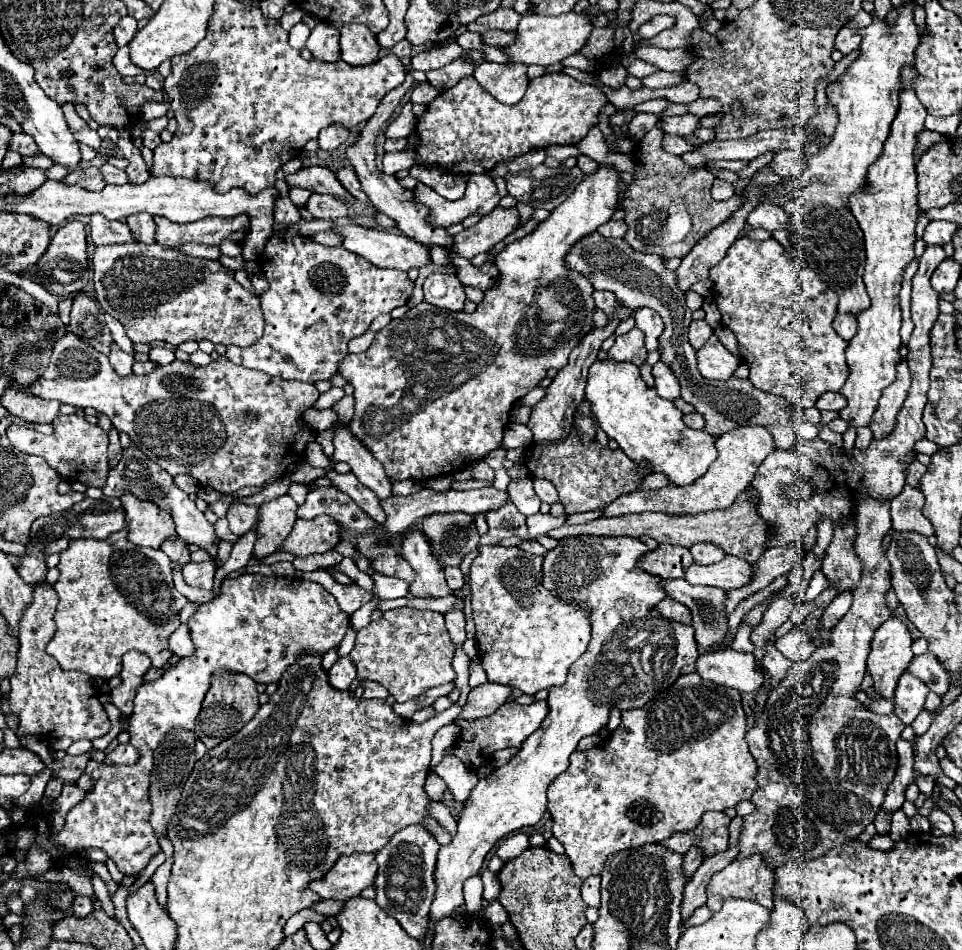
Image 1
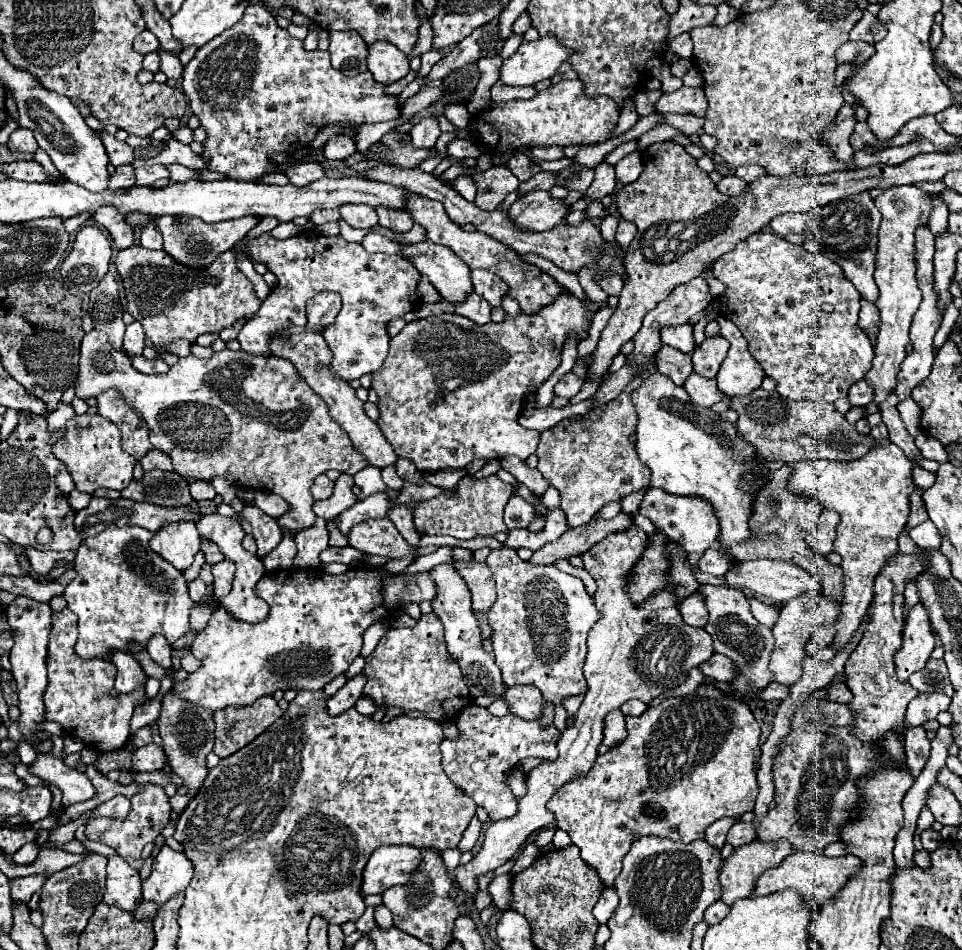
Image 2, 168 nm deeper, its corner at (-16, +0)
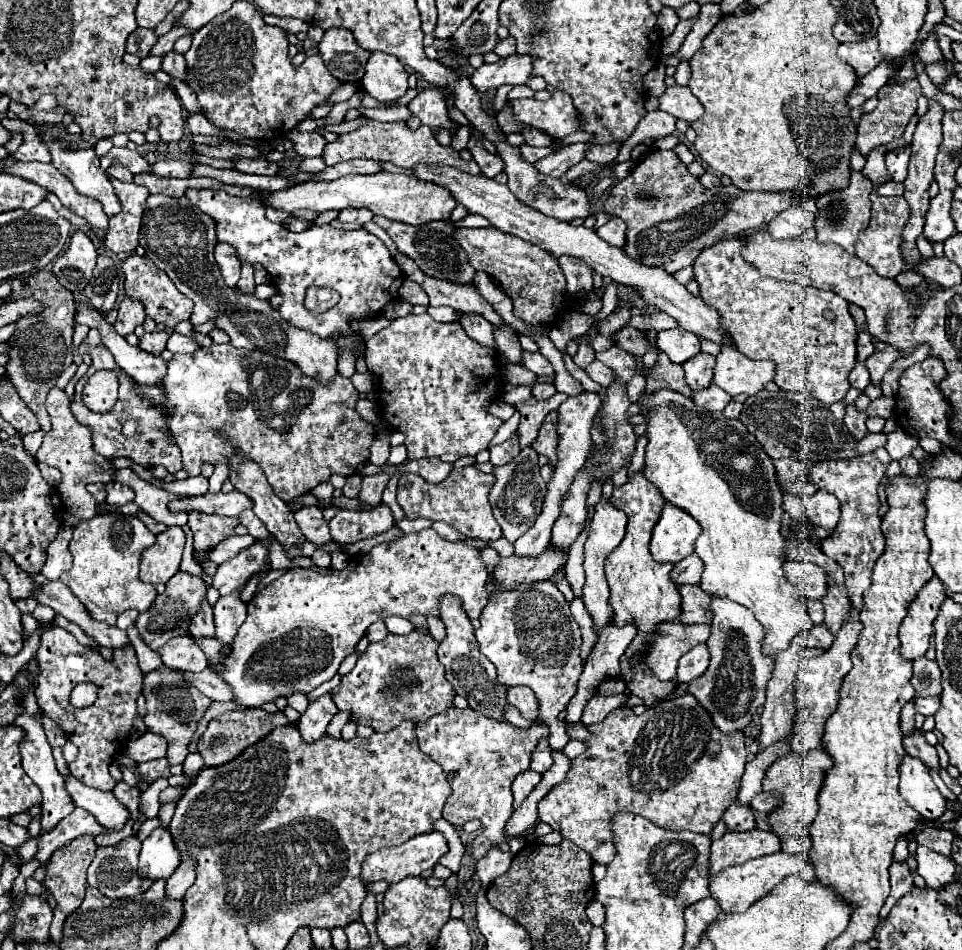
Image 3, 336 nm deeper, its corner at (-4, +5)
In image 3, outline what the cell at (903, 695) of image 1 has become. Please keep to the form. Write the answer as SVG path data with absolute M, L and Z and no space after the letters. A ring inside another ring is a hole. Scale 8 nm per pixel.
M940 696L916 698L916 700L914 700L914 708L916 708L918 714L922 714L922 716L930 716L930 714L936 712L936 708L938 708L938 704L940 704L938 700L940 700Z

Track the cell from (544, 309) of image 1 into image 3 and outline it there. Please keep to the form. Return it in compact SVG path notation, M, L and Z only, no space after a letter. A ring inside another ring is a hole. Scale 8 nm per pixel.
M408 314L404 318L396 318L392 320L392 324L384 330L380 330L378 334L374 334L368 342L366 342L366 366L368 366L368 372L376 376L378 380L378 406L380 406L380 418L386 422L386 426L390 430L396 430L396 432L402 432L406 436L404 440L404 446L408 448L408 458L410 460L416 460L416 458L440 458L444 462L456 462L458 458L462 456L476 456L478 452L486 450L490 440L494 438L496 430L502 426L502 420L492 416L488 412L488 406L498 398L500 390L502 390L502 376L500 376L500 362L496 358L496 350L494 348L488 348L488 346L482 346L478 344L476 340L472 340L462 328L458 322L436 322L432 320L428 314L420 314L420 316L414 316L414 314Z

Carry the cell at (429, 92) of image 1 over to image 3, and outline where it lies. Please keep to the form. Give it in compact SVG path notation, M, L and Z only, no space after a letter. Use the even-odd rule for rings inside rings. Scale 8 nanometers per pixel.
M469 214L465 219L458 222L453 222L451 219L446 220L446 222L456 225L458 227L466 228L483 228L489 226L489 221L478 214Z

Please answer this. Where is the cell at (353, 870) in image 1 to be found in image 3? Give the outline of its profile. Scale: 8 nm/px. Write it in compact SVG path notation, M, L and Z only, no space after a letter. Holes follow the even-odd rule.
M436 830L434 832L428 832L428 834L412 836L410 840L406 840L400 846L380 848L380 850L368 854L366 860L362 862L362 882L364 884L370 884L370 882L384 880L384 882L392 884L392 882L398 882L398 880L402 880L404 876L410 876L410 874L412 876L418 876L424 870L430 870L446 850L448 850L446 838L440 832L436 832Z

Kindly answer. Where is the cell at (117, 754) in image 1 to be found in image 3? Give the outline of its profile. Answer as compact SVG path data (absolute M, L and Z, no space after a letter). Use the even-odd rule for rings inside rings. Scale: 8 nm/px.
M146 732L138 740L130 740L126 746L126 756L130 756L134 762L148 762L156 758L166 756L166 740L162 736L156 736L154 732Z

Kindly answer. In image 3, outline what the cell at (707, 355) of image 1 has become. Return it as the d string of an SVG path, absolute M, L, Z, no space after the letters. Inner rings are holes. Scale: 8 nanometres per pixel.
M724 340L722 352L716 356L712 382L726 394L756 394L774 378L774 364L768 360L748 360L730 340Z

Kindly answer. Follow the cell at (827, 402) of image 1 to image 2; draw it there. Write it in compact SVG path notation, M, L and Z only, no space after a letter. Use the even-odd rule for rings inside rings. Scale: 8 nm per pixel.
M864 379L862 381L858 381L856 385L852 385L850 387L850 393L848 393L848 399L850 399L850 403L852 405L868 405L870 401L872 401L872 397L874 397L874 389L872 389L872 385L868 385Z

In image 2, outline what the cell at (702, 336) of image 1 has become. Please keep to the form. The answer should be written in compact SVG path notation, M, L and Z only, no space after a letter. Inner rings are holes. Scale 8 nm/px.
M712 337L704 339L704 343L694 351L692 363L694 363L694 373L706 379L714 379L726 353L728 353L728 341L724 337Z

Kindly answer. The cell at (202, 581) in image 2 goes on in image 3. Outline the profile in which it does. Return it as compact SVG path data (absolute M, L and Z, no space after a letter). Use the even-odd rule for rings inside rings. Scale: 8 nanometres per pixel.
M202 600L200 610L190 618L190 636L214 636L214 620L212 620L212 606L208 600Z

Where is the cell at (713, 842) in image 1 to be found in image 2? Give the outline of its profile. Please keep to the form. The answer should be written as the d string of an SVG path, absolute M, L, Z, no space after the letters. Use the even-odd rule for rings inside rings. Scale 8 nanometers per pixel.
M738 821L730 831L728 831L728 843L732 847L740 847L740 845L746 845L746 843L752 843L756 839L756 829L752 823L744 823L744 821Z

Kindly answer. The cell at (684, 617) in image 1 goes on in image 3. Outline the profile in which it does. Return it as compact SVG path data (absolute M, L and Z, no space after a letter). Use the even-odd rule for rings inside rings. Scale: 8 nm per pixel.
M678 586L682 596L682 624L710 624L710 596L700 586Z

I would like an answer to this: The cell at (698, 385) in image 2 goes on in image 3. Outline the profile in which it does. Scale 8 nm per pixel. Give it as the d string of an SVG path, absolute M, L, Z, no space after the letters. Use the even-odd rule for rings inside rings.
M710 384L708 388L704 390L694 390L692 392L692 400L702 406L702 408L708 408L708 410L722 410L732 398L722 390L722 388L716 388L714 384Z

